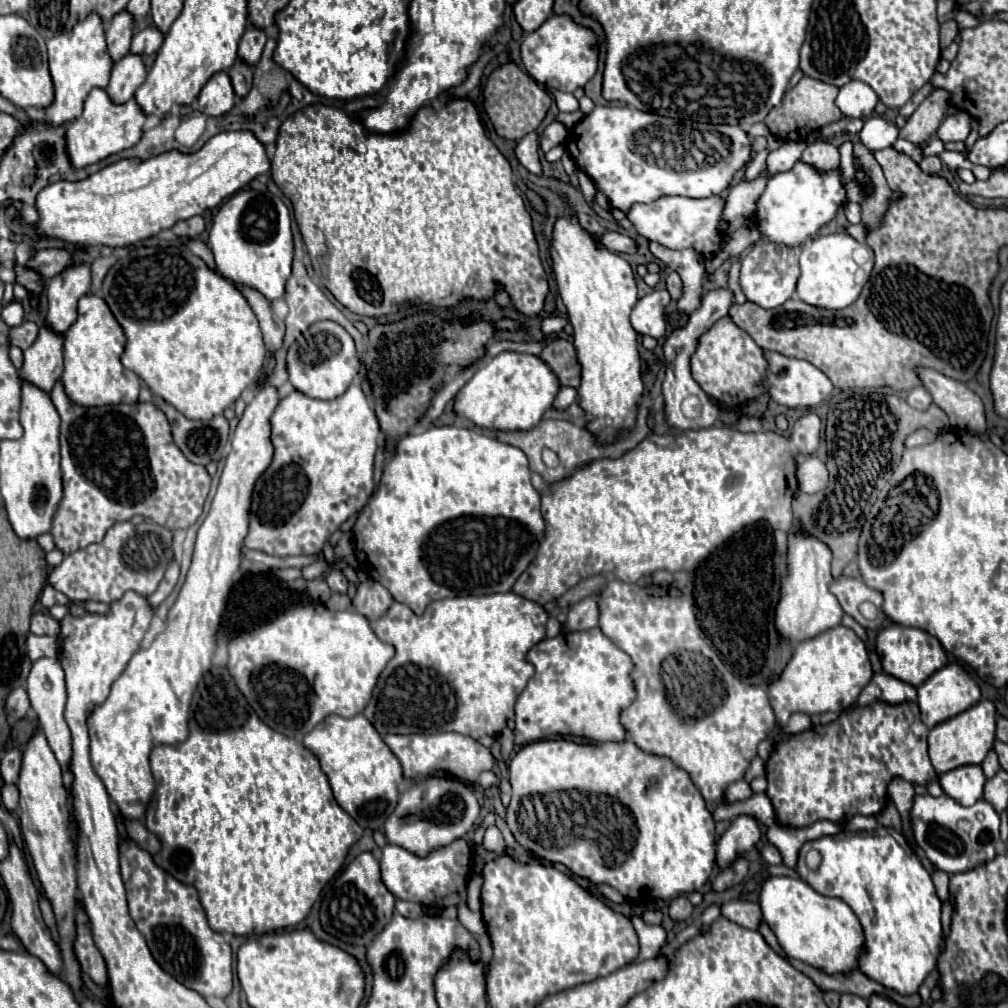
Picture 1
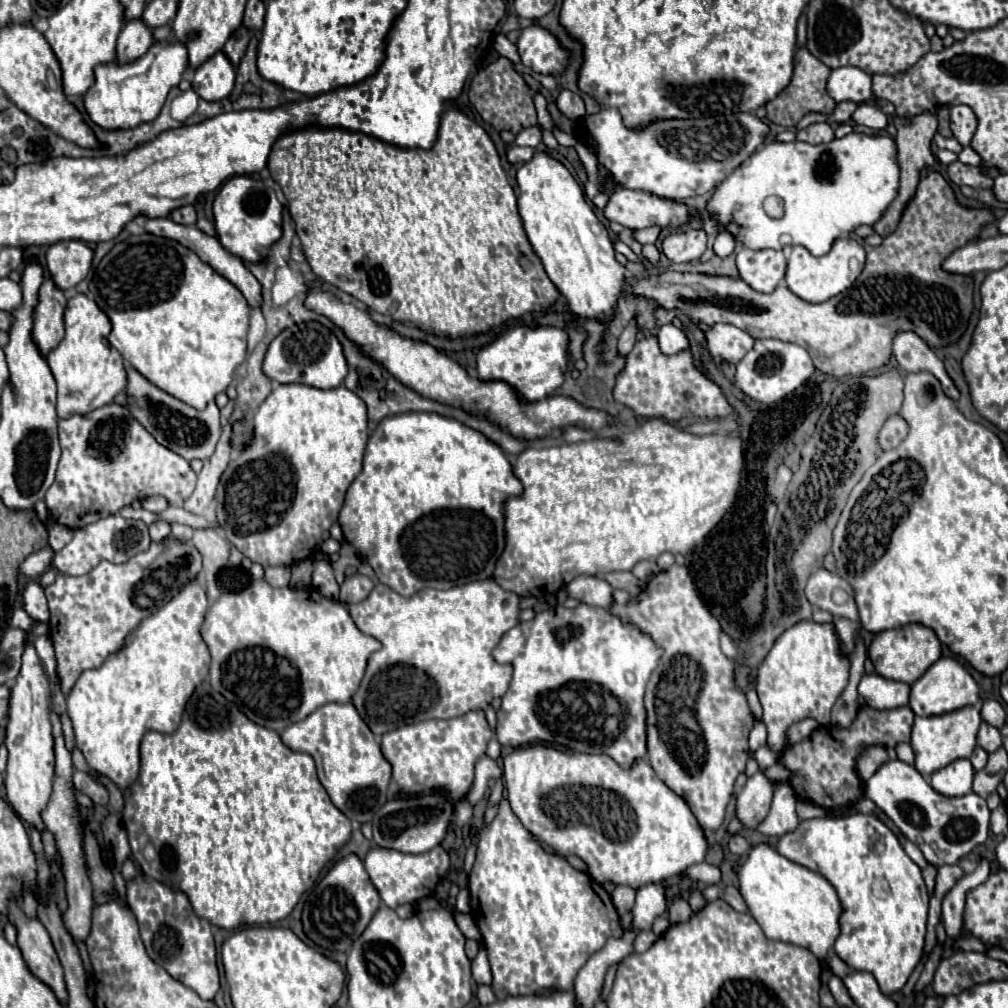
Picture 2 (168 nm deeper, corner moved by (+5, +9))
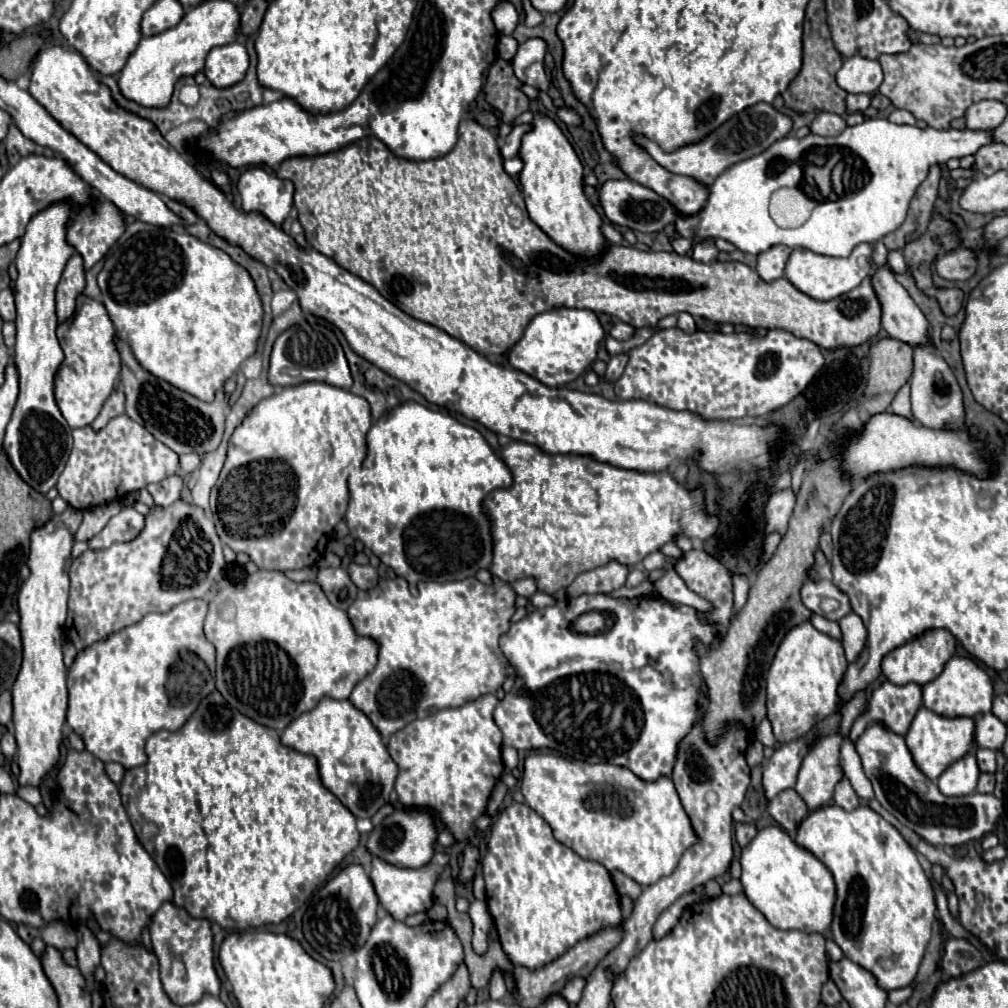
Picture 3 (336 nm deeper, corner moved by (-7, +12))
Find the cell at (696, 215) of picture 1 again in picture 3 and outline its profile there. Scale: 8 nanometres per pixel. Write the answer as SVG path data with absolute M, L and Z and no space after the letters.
M622 179L622 181L606 181L600 189L600 203L606 213L606 217L614 225L630 227L632 231L642 231L642 233L656 233L662 231L666 225L672 225L678 217L676 209L658 193L654 193L650 187L644 187L636 181Z

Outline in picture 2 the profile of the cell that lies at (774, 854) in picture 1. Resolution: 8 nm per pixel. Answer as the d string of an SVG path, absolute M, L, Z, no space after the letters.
M824 816L802 820L796 830L784 834L778 842L778 852L800 866L806 866L808 870L822 874L834 886L842 904L838 922L840 934L834 942L834 952L848 964L848 968L870 972L884 994L898 992L922 958L928 918L928 892L920 868L904 852L894 832L876 816Z

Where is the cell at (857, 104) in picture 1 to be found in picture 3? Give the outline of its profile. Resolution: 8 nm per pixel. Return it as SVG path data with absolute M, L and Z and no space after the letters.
M856 55L844 61L842 69L836 73L836 81L846 93L874 95L882 83L882 67L878 61Z

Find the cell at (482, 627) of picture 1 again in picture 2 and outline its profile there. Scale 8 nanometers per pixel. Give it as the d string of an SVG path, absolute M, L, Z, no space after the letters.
M476 580L450 590L424 588L412 598L404 598L378 582L364 602L348 606L356 628L374 636L382 644L382 648L370 656L362 684L352 696L352 702L366 726L380 738L388 730L420 720L448 720L470 710L486 710L496 696L504 696L512 678L512 666L498 664L492 658L492 650L502 634L518 624L518 604L520 598L500 588L494 580Z

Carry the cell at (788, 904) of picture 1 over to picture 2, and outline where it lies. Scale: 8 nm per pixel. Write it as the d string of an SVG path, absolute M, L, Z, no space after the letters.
M756 844L738 872L738 882L748 912L756 918L768 938L808 948L820 960L834 946L834 940L840 934L838 918L842 904L836 890L822 874L784 858L768 844Z

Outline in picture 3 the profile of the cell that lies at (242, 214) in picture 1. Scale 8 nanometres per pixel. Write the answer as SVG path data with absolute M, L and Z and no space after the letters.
M250 167L238 179L238 193L244 213L262 213L274 225L282 225L292 209L294 185L260 167Z

